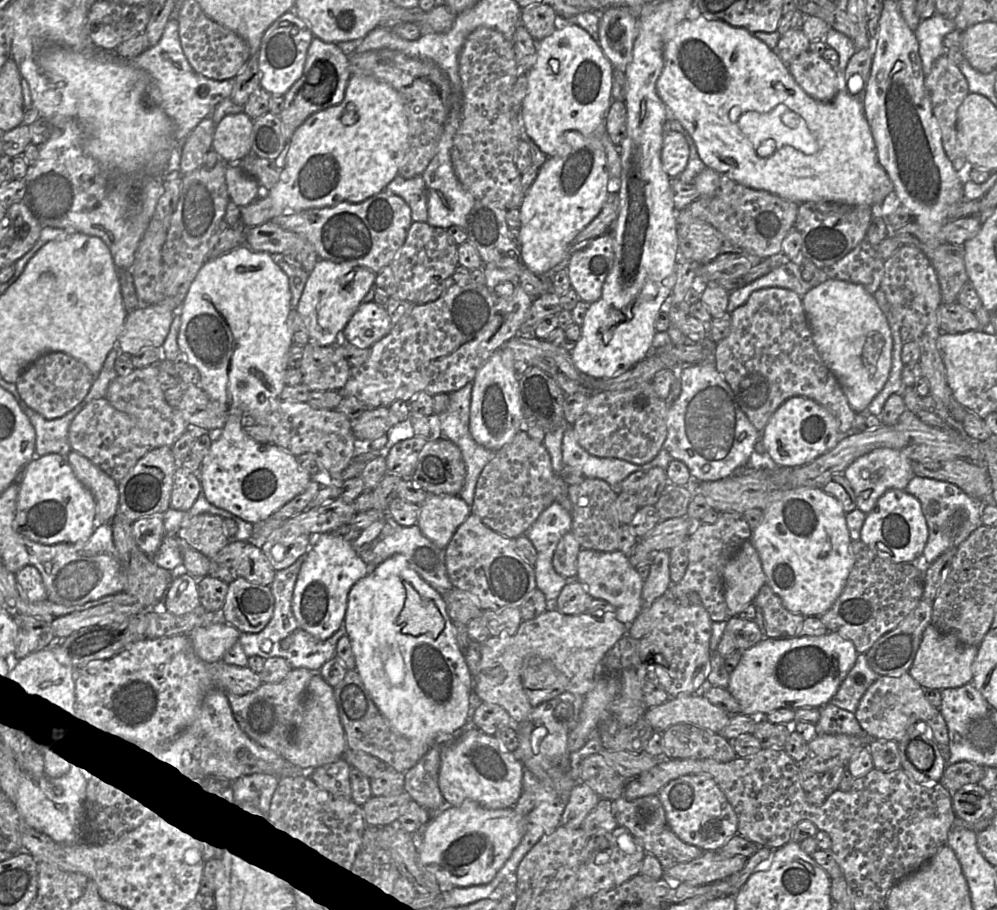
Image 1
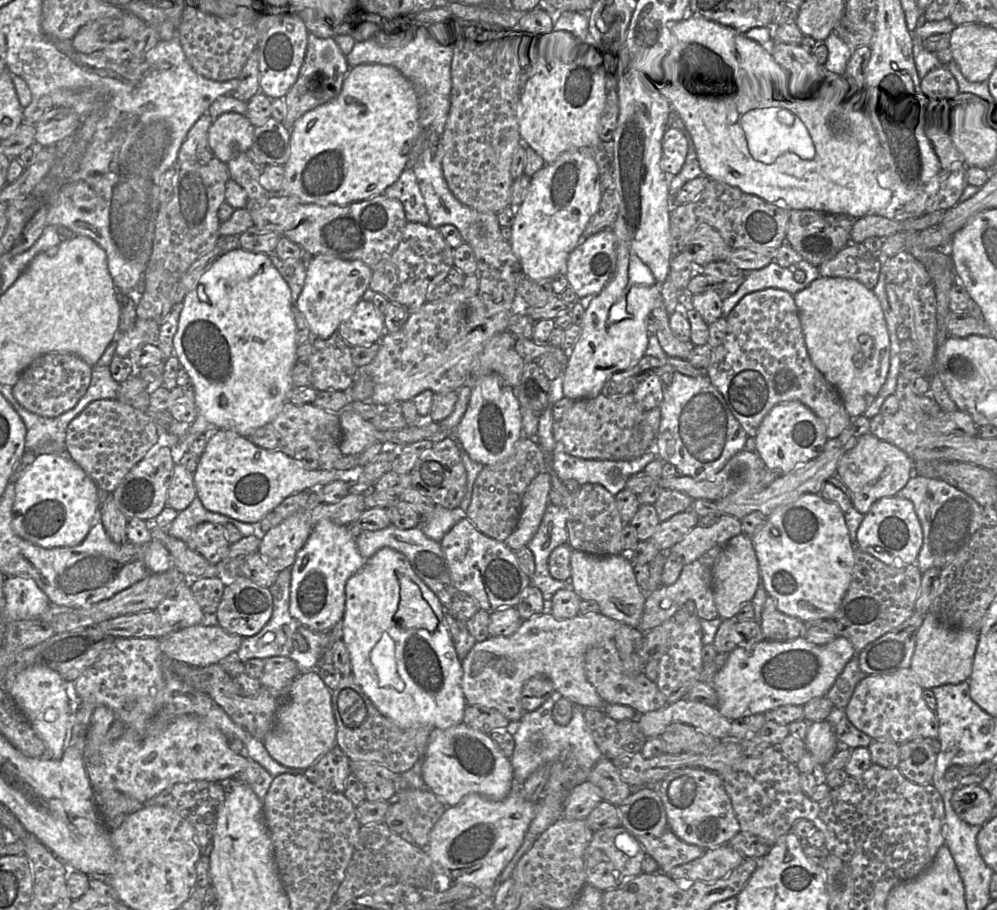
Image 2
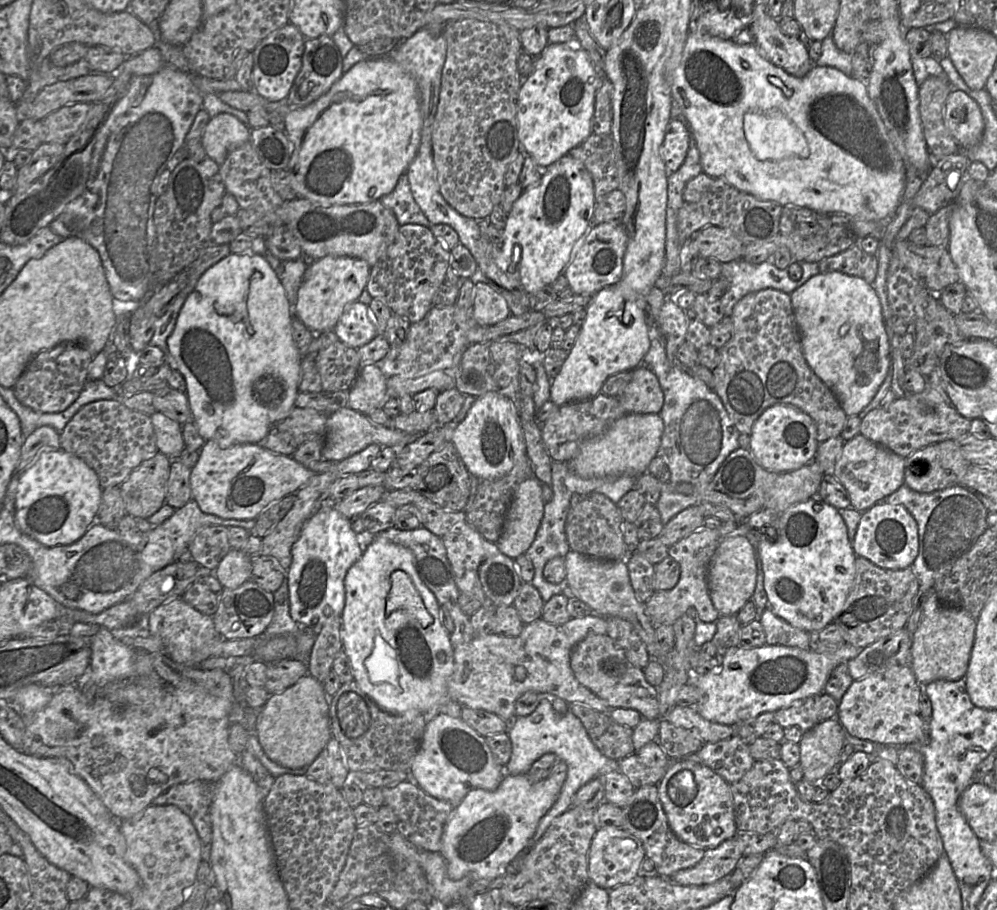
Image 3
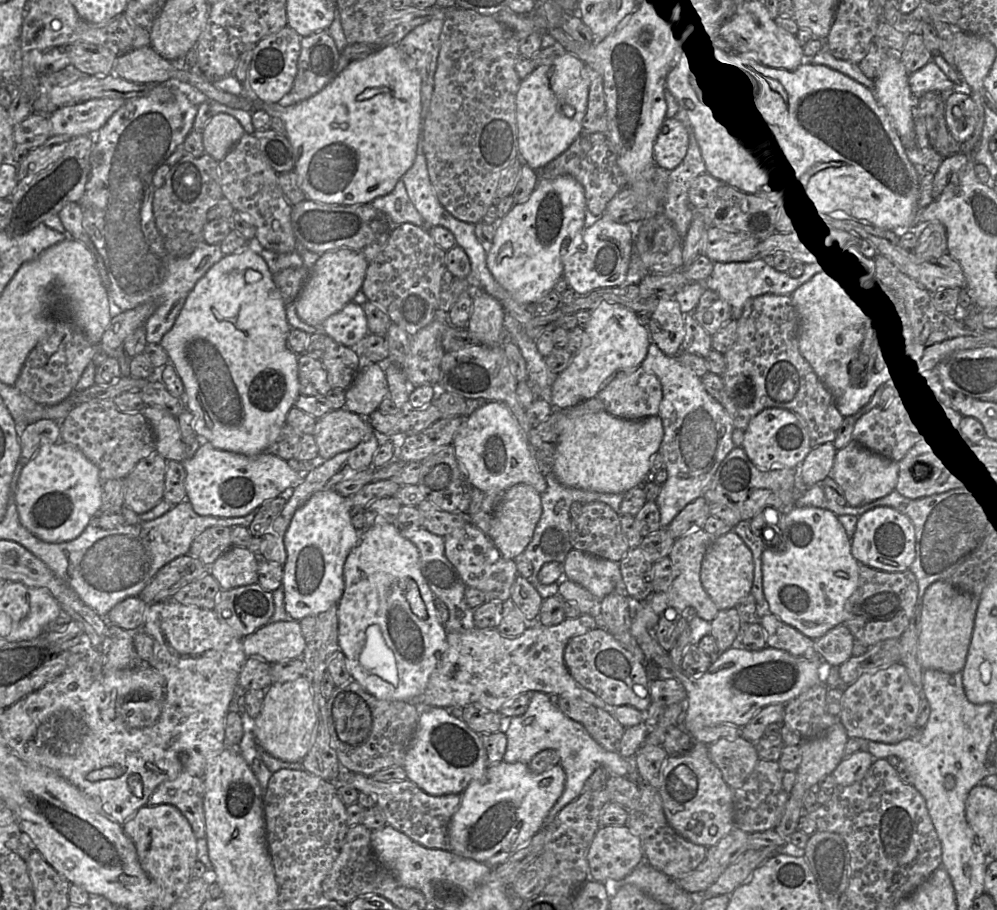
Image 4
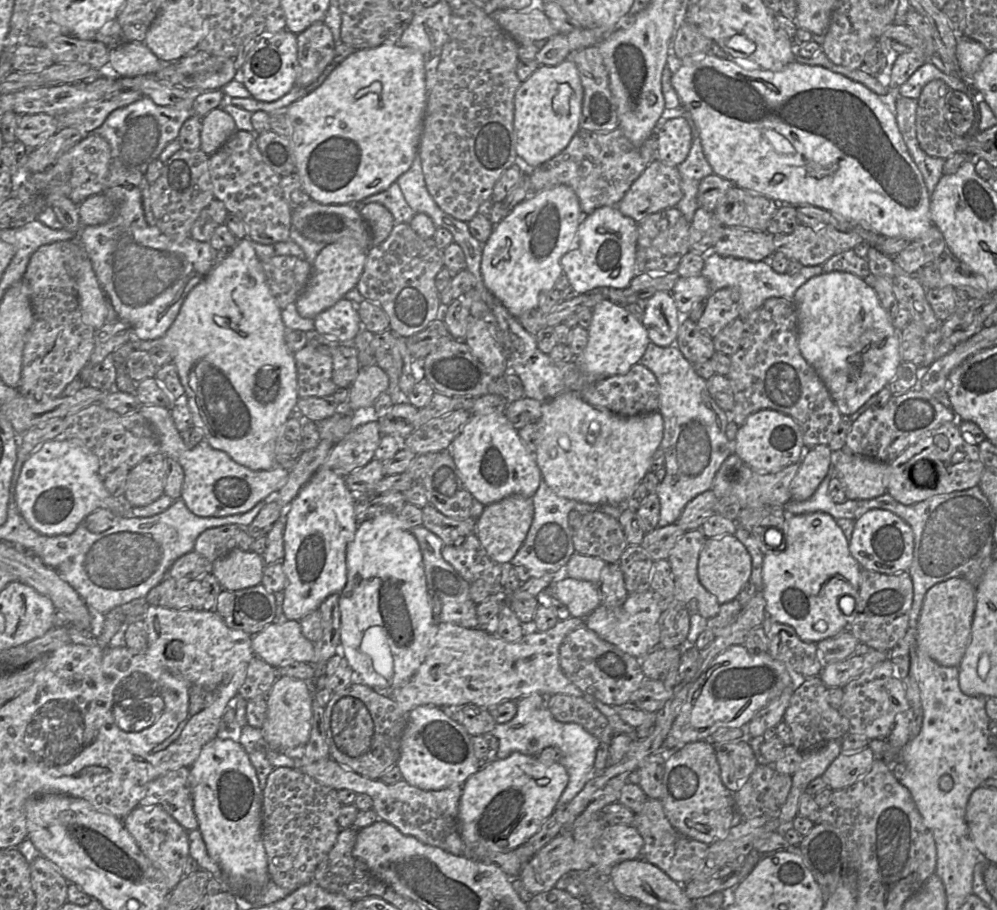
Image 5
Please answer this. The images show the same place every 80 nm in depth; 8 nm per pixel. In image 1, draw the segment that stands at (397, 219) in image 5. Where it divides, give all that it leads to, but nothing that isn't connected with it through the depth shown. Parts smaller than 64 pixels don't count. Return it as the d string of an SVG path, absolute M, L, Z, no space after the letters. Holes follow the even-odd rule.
M397 175L384 190L401 197L411 209L412 222L425 223L428 220L426 185L421 176L405 179Z

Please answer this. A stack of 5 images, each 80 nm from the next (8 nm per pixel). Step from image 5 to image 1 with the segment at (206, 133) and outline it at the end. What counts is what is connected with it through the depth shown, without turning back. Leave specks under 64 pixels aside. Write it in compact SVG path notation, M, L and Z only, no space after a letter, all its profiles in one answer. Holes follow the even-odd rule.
M244 112L225 116L215 127L212 150L227 165L251 153L253 120Z

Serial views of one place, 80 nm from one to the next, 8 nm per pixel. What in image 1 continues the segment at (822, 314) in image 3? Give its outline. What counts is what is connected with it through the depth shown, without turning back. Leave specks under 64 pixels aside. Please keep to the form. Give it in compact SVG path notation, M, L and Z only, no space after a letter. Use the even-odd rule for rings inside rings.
M826 279L802 297L817 352L838 380L855 413L865 410L882 390L891 369L892 336L873 295L863 286Z

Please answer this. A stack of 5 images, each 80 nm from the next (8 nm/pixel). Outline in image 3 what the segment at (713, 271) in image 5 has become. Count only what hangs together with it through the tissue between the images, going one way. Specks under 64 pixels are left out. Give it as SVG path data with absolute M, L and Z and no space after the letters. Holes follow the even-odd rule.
M743 259L721 263L721 274L719 278L728 281L728 288L720 298L724 315L731 317L736 303L749 293L758 292L764 289L775 289L790 295L795 289L802 286L809 278L820 273L819 263L806 261L798 263L803 270L803 276L798 281L794 281L789 277L787 269L782 270L777 268L774 263L772 263L772 260L760 264L752 264Z

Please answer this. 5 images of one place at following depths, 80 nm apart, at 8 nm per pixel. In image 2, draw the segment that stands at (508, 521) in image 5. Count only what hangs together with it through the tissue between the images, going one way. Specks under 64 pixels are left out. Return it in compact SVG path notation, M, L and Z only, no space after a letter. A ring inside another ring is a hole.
M538 474L526 488L522 501L519 519L513 532L506 538L505 545L512 551L526 546L533 538L548 504L551 490L551 475Z

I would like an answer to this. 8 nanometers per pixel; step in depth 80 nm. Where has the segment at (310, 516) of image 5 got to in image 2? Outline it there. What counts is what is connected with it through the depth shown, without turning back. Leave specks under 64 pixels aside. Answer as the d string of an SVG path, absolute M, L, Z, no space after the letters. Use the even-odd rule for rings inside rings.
M329 519L320 520L313 526L291 567L291 616L313 631L329 632L338 629L345 611L346 582L364 566L366 560L346 525L336 524Z

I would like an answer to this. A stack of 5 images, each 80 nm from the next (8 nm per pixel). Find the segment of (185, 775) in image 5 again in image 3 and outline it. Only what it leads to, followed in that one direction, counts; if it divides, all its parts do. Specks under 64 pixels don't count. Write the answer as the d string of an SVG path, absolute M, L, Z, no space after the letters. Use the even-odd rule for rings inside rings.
M194 780L176 784L160 794L154 805L175 805L191 820L203 845L210 844L212 825L210 807L216 783Z

